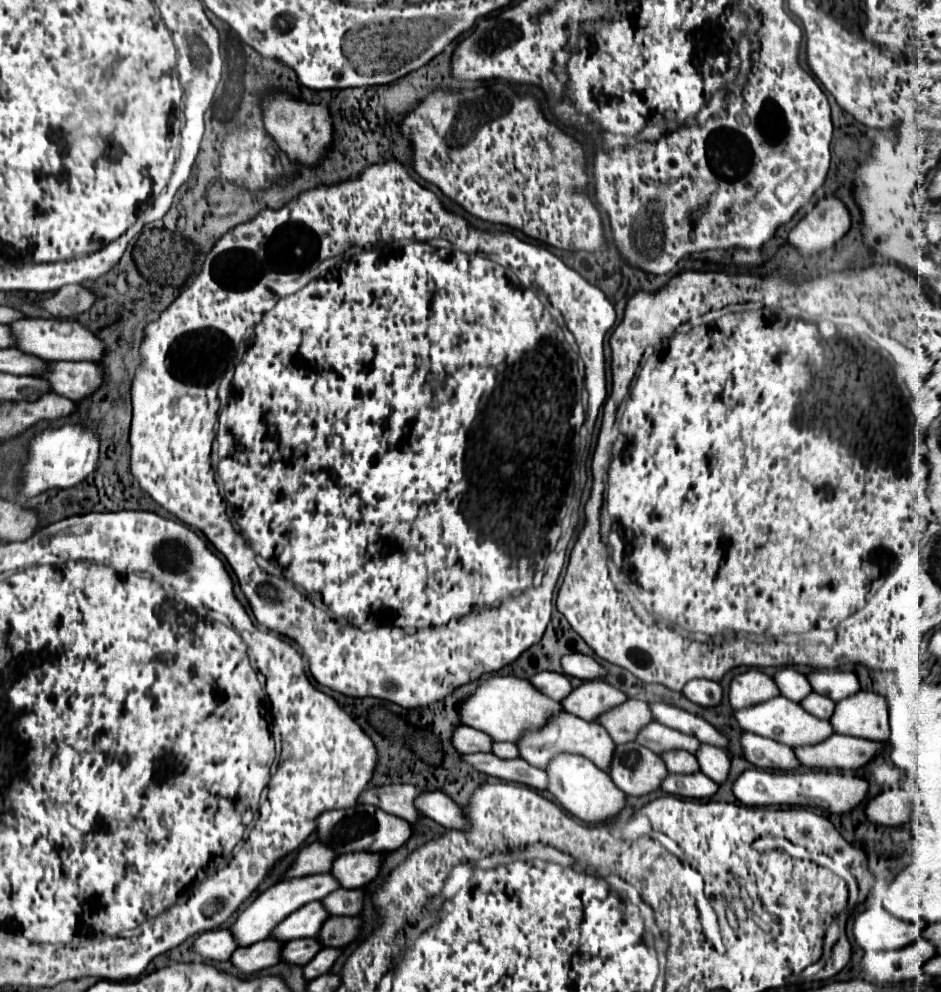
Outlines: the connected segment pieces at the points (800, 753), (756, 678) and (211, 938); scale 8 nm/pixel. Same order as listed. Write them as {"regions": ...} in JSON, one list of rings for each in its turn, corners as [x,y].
{"regions":[[[[832,734],[830,738],[812,744],[792,748],[796,758],[806,768],[828,768],[828,770],[856,770],[882,750],[882,744],[854,738],[844,734]]],[[[750,668],[748,672],[736,674],[732,678],[728,698],[732,708],[744,708],[748,704],[758,704],[760,700],[770,700],[772,696],[778,696],[778,694],[780,692],[768,674],[756,668]]],[[[226,928],[210,930],[200,934],[190,952],[196,954],[198,960],[212,960],[212,962],[226,962],[228,956],[238,948],[238,944],[232,940],[232,934]]]]}

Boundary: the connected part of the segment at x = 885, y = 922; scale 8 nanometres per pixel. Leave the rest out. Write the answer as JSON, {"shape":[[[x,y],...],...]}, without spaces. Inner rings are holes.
{"shape":[[[870,906],[854,918],[852,934],[862,950],[896,950],[918,938],[914,924],[896,920],[882,906]]]}

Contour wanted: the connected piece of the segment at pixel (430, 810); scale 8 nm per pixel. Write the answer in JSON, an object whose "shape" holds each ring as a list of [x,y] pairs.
{"shape":[[[420,792],[414,800],[414,806],[426,818],[442,824],[444,828],[460,828],[464,820],[460,820],[460,806],[454,804],[444,792]]]}

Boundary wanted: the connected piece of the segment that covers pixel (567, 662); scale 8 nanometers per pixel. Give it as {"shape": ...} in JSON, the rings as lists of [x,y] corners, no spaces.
{"shape":[[[566,654],[560,658],[560,664],[562,664],[562,670],[564,674],[568,676],[574,676],[574,678],[580,678],[580,680],[594,680],[594,676],[600,676],[604,678],[606,672],[604,668],[590,656],[584,656],[584,654]]]}

